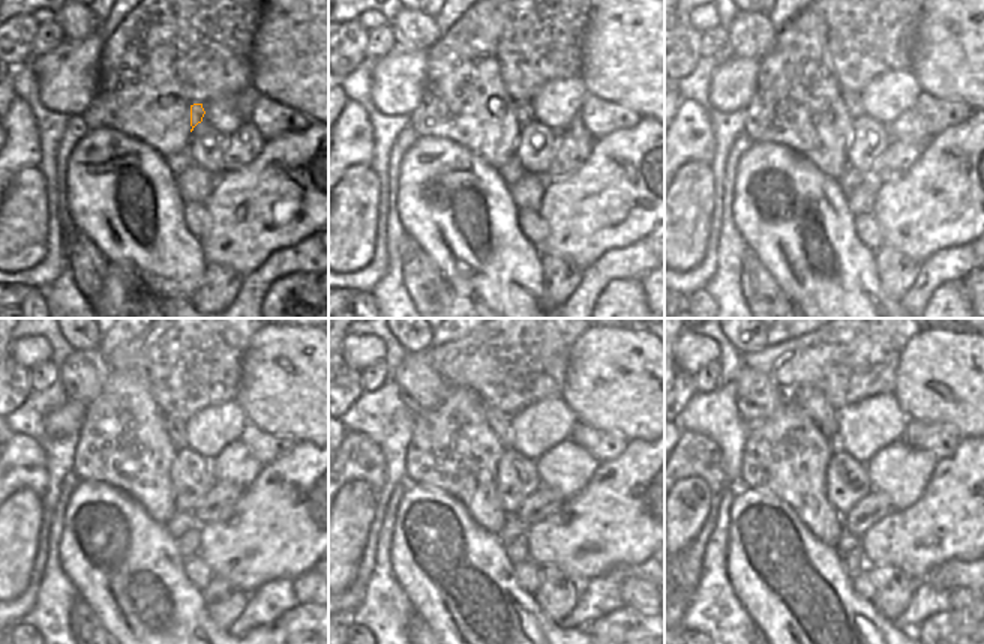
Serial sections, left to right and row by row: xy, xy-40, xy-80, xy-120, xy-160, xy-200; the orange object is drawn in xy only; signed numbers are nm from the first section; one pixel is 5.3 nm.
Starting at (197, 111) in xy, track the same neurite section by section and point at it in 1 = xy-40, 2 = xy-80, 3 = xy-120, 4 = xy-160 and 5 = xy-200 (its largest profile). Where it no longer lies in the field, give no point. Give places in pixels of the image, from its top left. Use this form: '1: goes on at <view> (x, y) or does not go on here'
1: goes on at xy-40 (524, 114)
2: goes on at xy-80 (851, 99)
3: goes on at xy-120 (176, 430)
4: goes on at xy-160 (500, 424)
5: goes on at xy-200 (812, 400)

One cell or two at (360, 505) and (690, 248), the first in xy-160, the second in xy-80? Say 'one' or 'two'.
one

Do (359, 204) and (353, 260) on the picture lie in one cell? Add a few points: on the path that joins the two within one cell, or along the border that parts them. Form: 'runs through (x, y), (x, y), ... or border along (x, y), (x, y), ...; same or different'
runs through (353, 218), (353, 246); same

